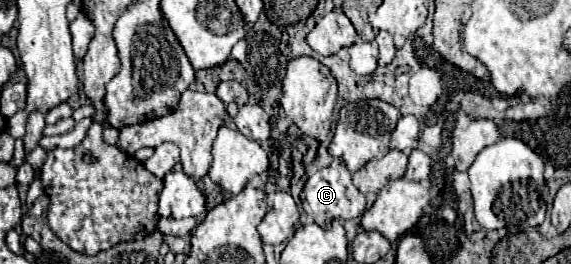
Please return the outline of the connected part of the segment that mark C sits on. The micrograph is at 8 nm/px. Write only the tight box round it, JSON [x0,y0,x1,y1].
[301,164,365,230]

